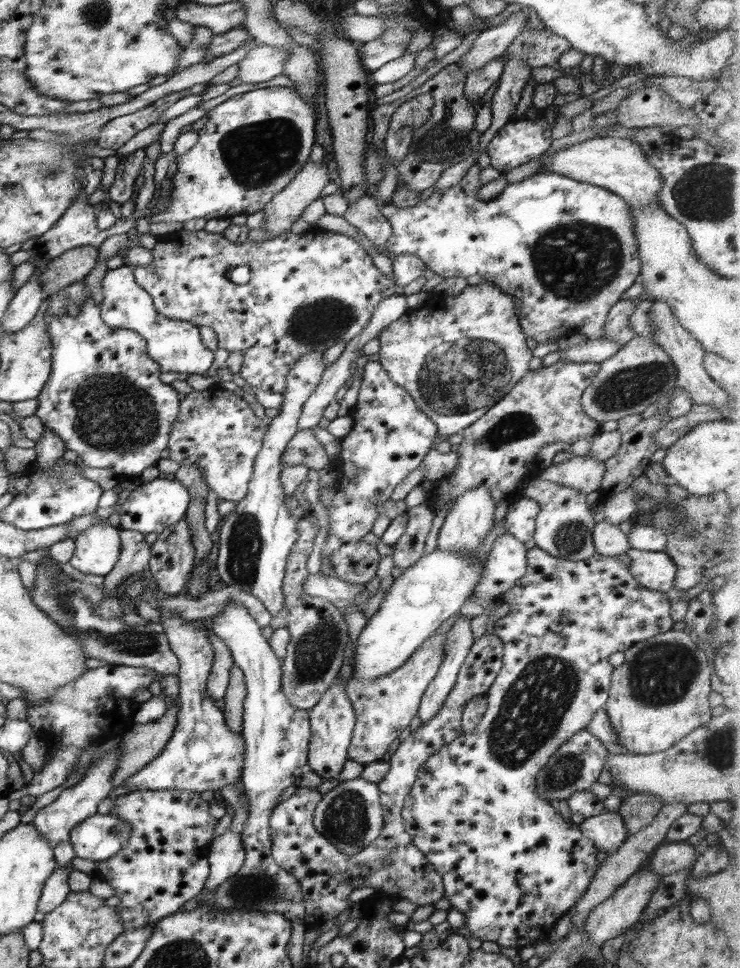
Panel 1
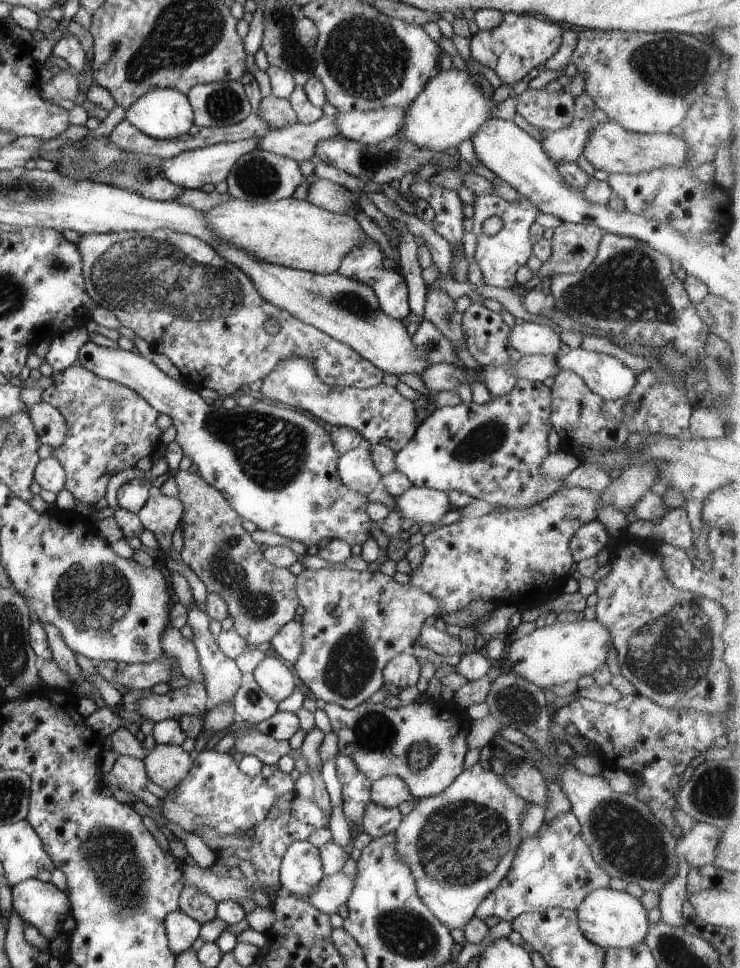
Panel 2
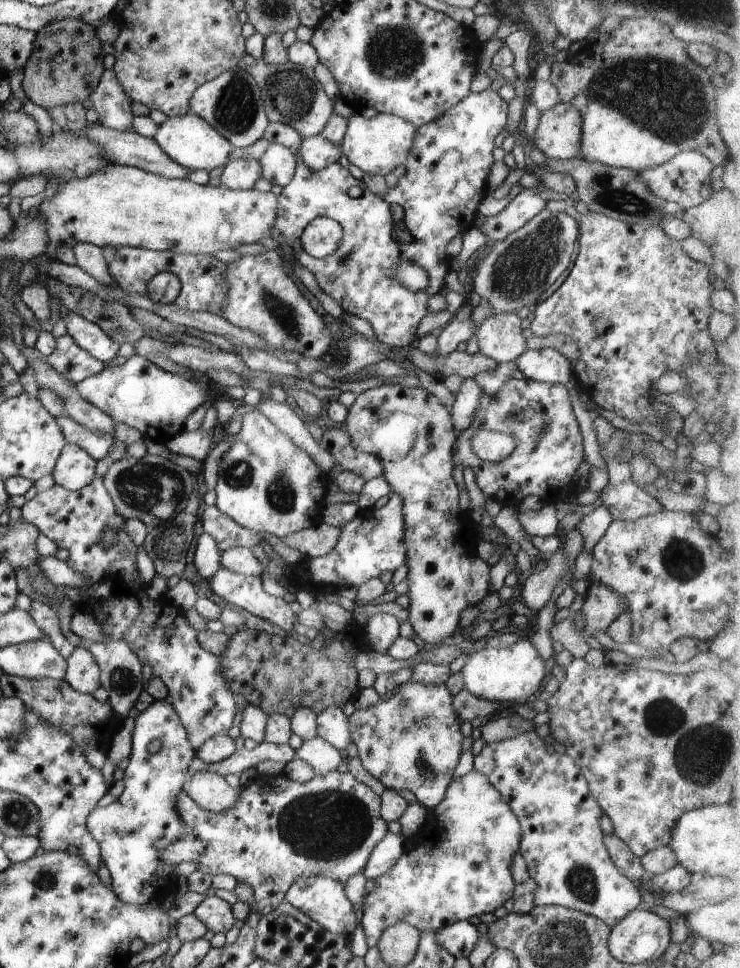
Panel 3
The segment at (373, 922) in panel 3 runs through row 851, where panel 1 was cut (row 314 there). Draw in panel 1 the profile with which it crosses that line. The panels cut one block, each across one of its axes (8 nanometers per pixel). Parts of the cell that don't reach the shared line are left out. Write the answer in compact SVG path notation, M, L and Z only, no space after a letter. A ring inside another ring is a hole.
M492 282L468 285L455 297L448 296L448 302L442 306L439 300L432 306L432 310L428 304L414 309L408 316L400 316L378 334L381 345L378 362L398 386L403 386L413 396L418 408L435 422L438 434L449 437L468 428L500 402L520 378L524 378L533 356L518 322L514 297Z

